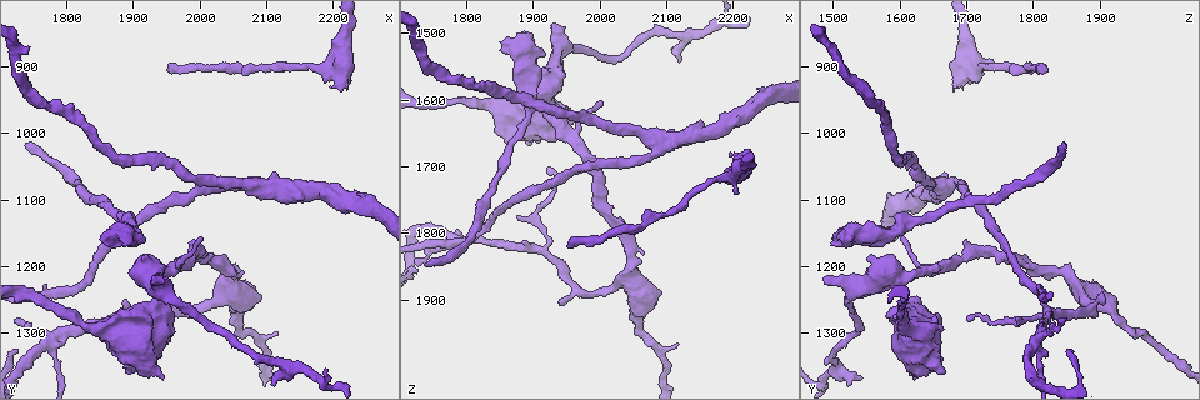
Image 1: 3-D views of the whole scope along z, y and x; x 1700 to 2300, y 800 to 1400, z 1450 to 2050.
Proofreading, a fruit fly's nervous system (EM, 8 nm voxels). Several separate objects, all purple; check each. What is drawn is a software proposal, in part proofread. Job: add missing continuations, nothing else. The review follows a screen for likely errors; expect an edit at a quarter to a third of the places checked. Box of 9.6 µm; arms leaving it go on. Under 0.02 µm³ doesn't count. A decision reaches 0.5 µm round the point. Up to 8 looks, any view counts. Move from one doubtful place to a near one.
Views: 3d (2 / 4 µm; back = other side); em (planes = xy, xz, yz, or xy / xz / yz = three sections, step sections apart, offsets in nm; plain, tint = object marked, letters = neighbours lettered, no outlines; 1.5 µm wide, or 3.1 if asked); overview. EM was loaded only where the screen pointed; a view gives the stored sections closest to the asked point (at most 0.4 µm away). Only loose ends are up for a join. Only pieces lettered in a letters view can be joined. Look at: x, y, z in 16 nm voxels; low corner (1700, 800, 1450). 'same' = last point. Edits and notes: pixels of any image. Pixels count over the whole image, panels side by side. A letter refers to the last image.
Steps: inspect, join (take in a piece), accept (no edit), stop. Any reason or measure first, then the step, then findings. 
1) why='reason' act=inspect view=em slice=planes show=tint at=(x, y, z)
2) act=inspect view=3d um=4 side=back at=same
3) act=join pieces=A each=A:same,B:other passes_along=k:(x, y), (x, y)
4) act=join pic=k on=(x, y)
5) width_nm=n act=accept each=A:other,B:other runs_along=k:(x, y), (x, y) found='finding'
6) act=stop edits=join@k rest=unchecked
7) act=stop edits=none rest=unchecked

act=inspect view=em slice=planes show=letters at=(1855, 1160, 1510)

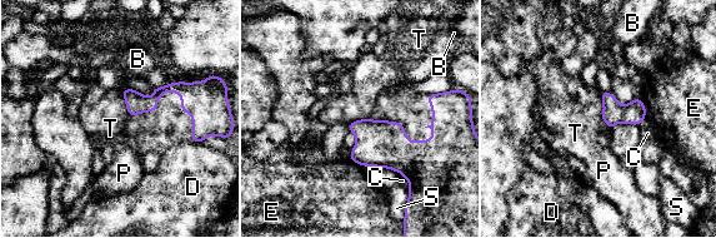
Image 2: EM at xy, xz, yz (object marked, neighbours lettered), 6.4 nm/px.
act=accept each=B:other,C:other,D:other,E:other,P:other,S:other,T:other border=2:(362, 118), (349, 124) found='no lettered piece goes on from it'

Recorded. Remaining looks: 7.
why='thick end' act=inspect view=em slice=planes show=letters at=(1945, 1365, 1625)

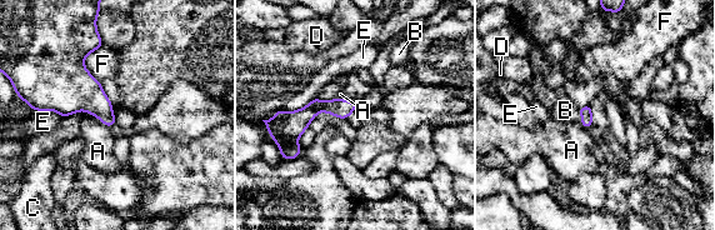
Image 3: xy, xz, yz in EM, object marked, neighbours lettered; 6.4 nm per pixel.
act=join pieces=B each=A:other,B:same,C:other,D:other,E:other,F:other passes_along=3:(341, 109), (348, 101), (354, 89) found='it goes on there'

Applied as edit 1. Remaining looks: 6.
why='see it whole again' act=inspect view=overview

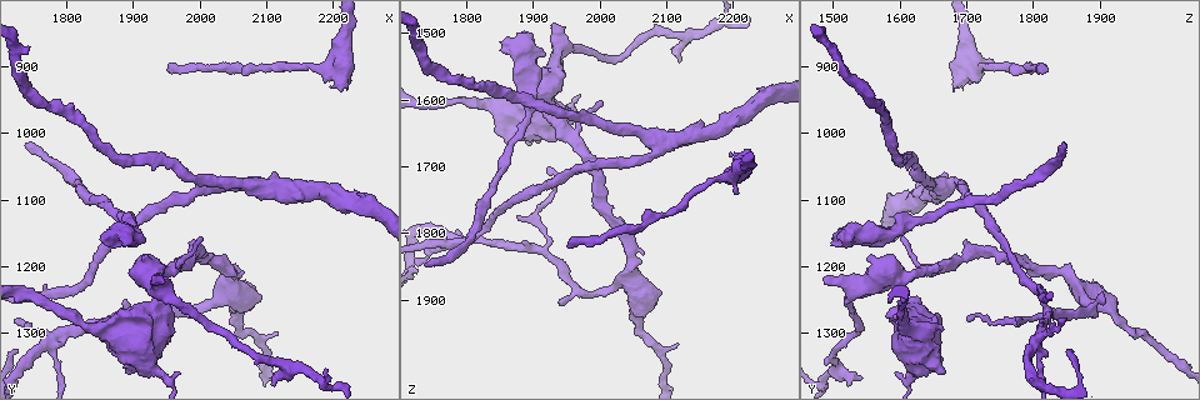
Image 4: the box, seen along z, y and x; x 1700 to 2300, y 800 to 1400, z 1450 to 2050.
why='free end' act=inspect view=em slice=planes show=letters at=(2120, 1365, 1545)

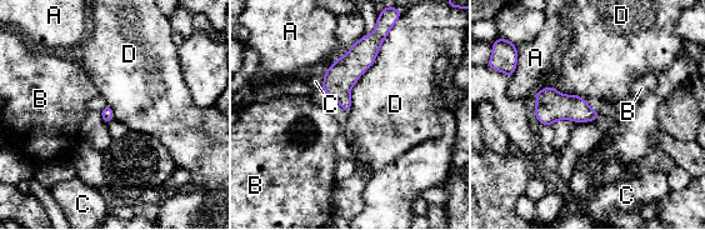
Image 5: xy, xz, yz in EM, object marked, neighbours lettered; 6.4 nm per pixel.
act=accept each=A:other,B:other,C:other,D:other border=5:(380, 46), (350, 91), (348, 114) found='none of them fits'

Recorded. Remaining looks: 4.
act=stop edits=join@3 rest=unchecked

